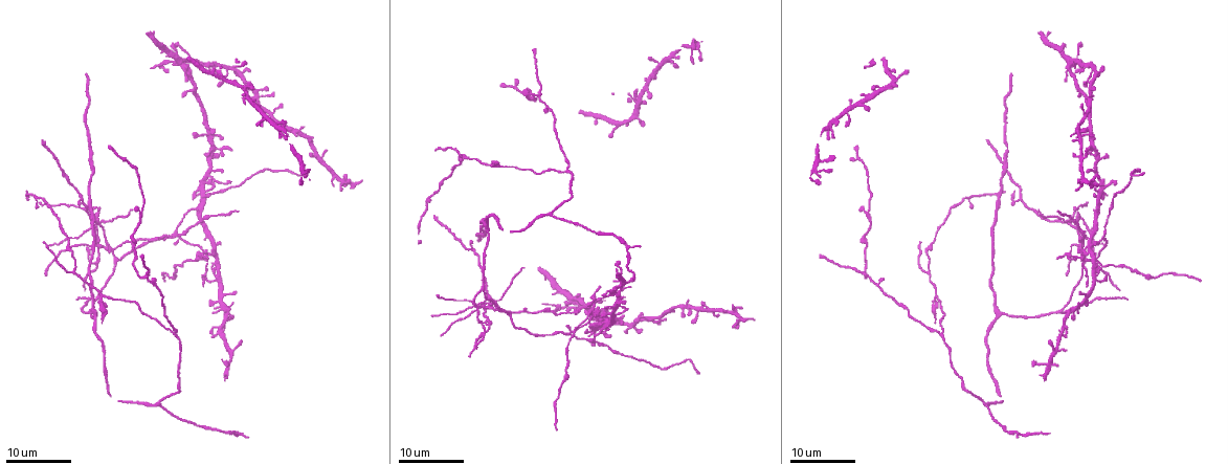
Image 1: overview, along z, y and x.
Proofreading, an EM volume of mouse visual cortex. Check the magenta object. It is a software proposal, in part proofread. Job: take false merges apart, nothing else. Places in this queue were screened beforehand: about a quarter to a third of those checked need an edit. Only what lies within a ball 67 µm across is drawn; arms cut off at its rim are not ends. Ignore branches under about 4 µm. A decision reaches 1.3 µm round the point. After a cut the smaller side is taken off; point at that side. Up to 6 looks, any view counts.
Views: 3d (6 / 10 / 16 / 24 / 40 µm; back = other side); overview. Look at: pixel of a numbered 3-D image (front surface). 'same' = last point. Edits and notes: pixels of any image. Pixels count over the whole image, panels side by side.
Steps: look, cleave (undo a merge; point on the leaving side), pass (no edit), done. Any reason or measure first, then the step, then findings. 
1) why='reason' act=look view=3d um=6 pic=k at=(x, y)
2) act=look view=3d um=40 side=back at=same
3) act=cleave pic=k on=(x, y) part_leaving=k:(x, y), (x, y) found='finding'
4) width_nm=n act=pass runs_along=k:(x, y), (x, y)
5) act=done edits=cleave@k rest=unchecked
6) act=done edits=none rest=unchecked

act=look view=3d um=16 pic=1 at=(209, 174)

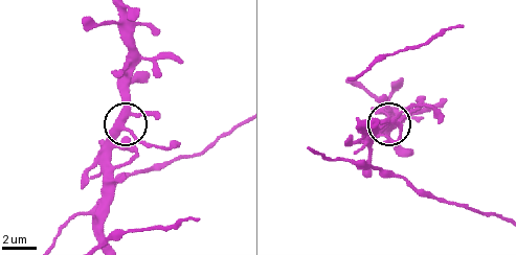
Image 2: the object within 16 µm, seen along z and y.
why='zoom in' act=look view=3d um=6 pic=2 at=(126, 128)

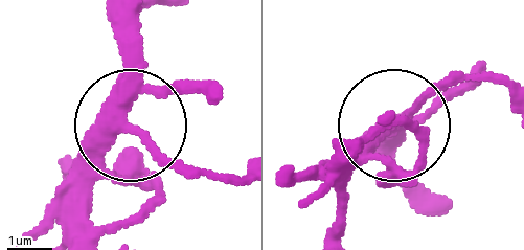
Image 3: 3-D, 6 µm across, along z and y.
act=pass runs_along=3:(83, 235), (97, 157), (128, 127), (213, 176) found='one neuron here'

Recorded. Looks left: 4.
why='three arms meet' act=look view=3d um=16 pic=1 at=(941, 334)

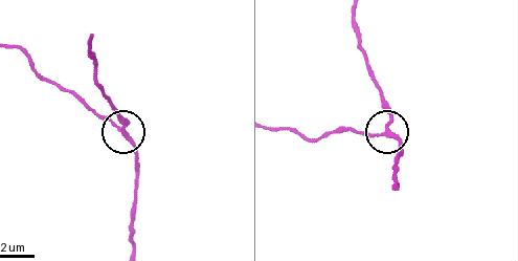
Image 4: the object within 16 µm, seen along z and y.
why='closer look' act=look view=3d um=10 pic=4 at=(121, 129)

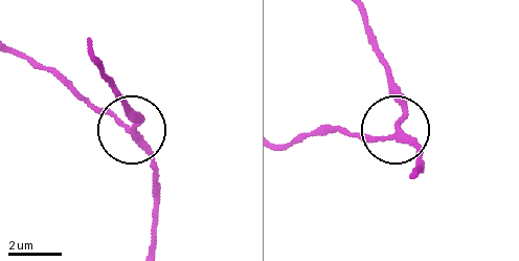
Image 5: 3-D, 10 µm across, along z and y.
arms=3 act=pass runs_along=5:(418, 173), (418, 149), (404, 133), (364, 139), (333, 133) found='one neuron here'

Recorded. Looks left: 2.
act=look view=3d um=16 pic=1 at=(1079, 254)

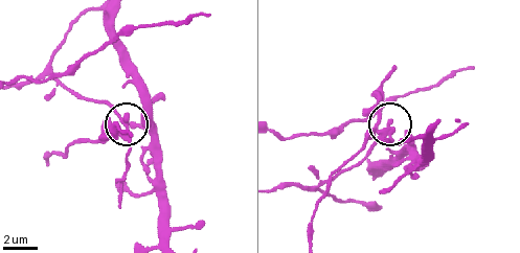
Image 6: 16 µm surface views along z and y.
act=look view=3d um=10 pic=6 at=(124, 124)

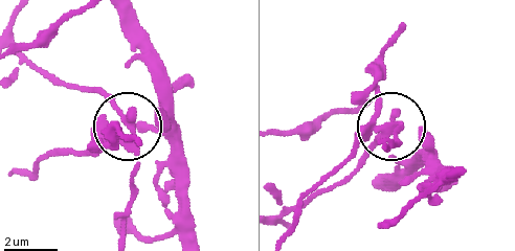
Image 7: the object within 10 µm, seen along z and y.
act=cleave pic=7 on=(97, 132) found='a second neuron is stuck on'

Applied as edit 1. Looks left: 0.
act=done edits=cleave@7 rest=unchecked

